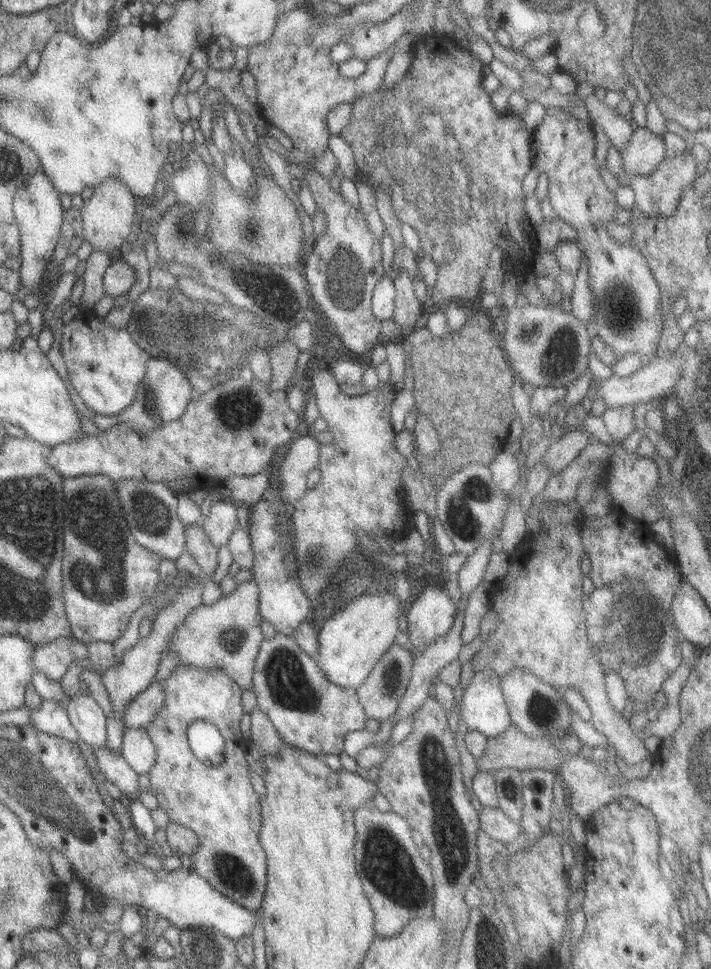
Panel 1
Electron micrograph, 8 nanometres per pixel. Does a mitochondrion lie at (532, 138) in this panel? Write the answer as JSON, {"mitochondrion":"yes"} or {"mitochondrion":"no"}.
{"mitochondrion":"no"}

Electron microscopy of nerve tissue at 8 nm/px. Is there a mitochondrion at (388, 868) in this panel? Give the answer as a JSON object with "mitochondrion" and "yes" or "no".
{"mitochondrion":"yes"}

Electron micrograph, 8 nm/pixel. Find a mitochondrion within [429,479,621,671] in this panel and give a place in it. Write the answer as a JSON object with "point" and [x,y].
{"point":[461,516]}

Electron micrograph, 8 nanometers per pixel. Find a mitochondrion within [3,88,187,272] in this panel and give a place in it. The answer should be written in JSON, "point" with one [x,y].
{"point":[54,119]}

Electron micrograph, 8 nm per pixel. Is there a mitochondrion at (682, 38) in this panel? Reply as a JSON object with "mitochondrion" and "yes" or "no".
{"mitochondrion":"yes"}

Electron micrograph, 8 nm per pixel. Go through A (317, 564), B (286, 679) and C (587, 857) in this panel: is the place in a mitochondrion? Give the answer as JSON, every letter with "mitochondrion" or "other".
{"A":"mitochondrion","B":"mitochondrion","C":"other"}

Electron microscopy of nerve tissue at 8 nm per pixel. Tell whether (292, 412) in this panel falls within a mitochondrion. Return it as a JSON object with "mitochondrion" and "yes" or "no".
{"mitochondrion":"no"}

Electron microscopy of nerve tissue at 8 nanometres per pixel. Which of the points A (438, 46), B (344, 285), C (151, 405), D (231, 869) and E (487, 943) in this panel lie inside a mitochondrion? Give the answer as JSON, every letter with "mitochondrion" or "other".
{"A":"other","B":"mitochondrion","C":"mitochondrion","D":"mitochondrion","E":"mitochondrion"}

